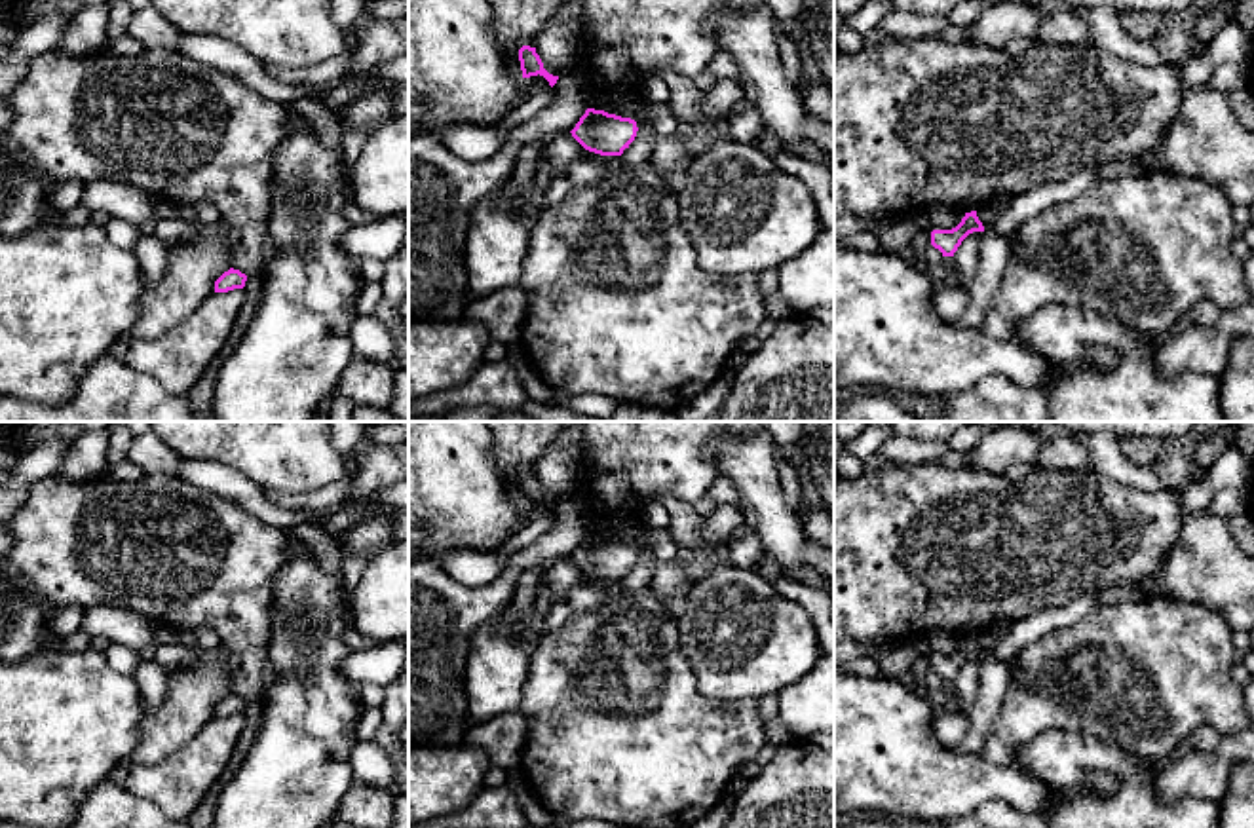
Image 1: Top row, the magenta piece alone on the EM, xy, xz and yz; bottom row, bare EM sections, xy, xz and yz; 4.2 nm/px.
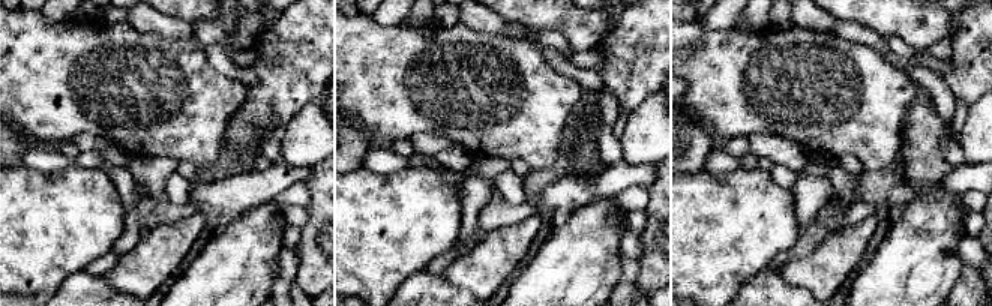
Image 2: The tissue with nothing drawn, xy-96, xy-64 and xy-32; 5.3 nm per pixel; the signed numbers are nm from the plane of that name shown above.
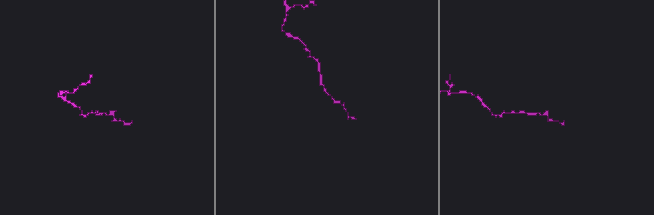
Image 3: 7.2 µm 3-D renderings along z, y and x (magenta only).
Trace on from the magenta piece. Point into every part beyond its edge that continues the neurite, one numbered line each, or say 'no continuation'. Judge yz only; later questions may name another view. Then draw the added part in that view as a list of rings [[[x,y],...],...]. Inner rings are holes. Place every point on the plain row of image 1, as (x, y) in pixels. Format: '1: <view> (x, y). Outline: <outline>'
no continuation

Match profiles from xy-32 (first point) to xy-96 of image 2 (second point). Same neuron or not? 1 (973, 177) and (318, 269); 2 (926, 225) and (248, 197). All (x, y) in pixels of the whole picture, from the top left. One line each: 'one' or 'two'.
1: two
2: two

